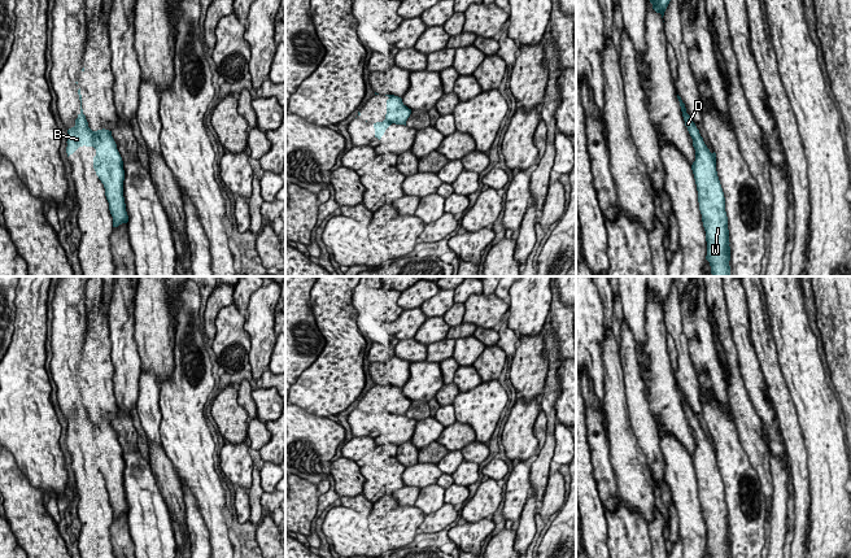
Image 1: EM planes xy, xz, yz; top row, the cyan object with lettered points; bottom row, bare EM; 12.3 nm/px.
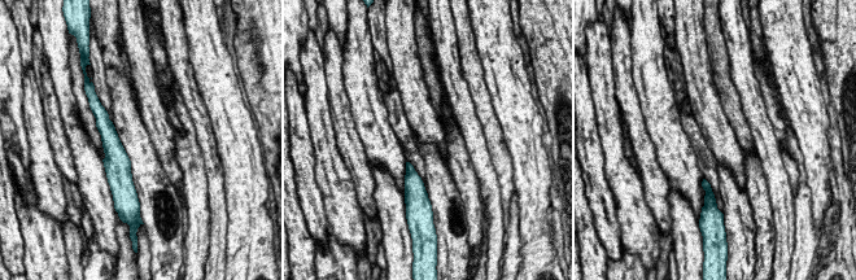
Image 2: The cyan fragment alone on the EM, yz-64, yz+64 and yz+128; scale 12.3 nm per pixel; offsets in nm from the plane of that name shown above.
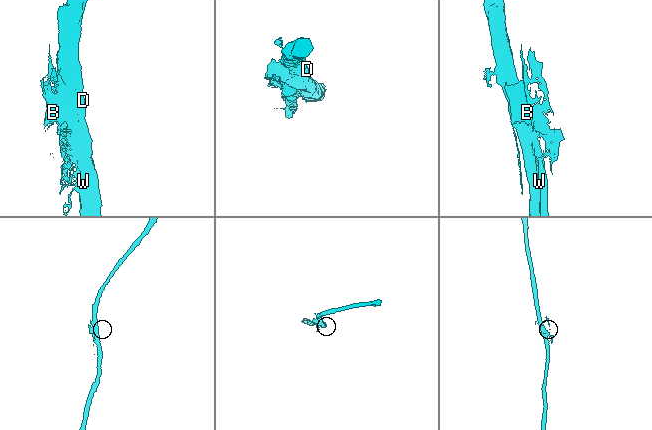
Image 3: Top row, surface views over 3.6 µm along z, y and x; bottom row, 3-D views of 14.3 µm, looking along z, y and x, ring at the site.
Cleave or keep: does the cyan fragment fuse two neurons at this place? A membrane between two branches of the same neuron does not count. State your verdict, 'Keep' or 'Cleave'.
Keep

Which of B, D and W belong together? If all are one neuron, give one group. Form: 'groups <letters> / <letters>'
groups B D W

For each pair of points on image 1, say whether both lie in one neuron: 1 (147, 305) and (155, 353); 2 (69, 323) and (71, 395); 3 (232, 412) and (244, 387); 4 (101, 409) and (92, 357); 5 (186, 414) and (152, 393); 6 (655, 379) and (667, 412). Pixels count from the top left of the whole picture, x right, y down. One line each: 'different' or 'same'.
1: same
2: same
3: different
4: same
5: different
6: same

